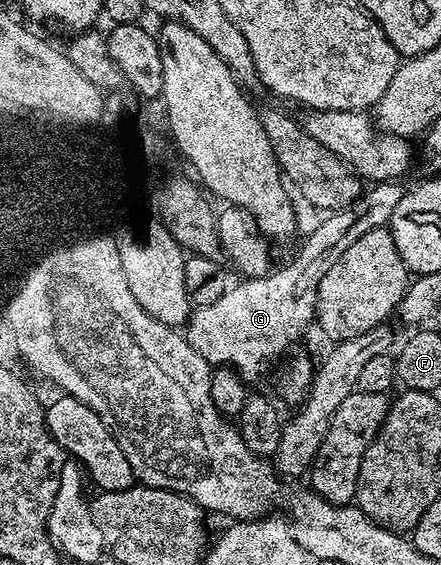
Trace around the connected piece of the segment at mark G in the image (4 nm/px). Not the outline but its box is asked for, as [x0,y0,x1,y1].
[183,179,407,383]

